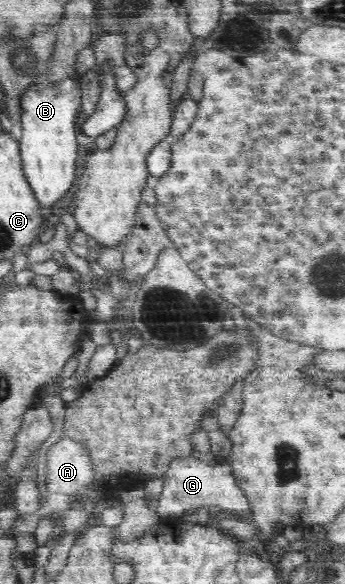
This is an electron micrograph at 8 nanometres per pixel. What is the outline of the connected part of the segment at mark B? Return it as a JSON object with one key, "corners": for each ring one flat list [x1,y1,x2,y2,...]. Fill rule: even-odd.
{"corners":[[67,77,55,85,45,85,40,91,35,91,31,85,21,95,20,123,23,135,20,139,20,158,22,168,32,189,34,199,43,205,51,207,59,199,65,197,69,187,77,177,77,157,79,149,75,135,75,118,82,110,82,93,80,82]]}

